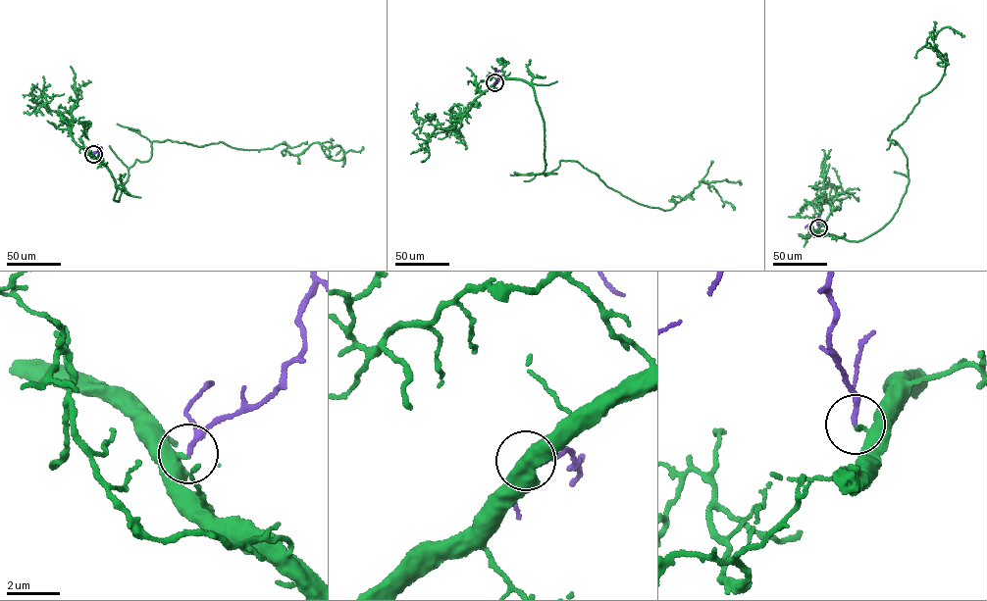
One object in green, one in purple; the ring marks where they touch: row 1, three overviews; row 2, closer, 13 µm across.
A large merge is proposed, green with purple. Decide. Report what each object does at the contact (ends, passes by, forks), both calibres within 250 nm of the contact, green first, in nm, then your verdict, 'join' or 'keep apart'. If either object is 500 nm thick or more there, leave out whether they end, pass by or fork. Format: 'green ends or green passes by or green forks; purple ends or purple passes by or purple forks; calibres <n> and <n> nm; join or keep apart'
green ends; purple passes by; calibres 240 and 140 nm; join

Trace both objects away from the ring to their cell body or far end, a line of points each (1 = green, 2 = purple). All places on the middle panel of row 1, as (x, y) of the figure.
1: (494, 82), (533, 87), (545, 175), (561, 160), (578, 162), (622, 195), (665, 211), (701, 179), (739, 182)
2: (494, 82), (498, 80), (498, 70)

